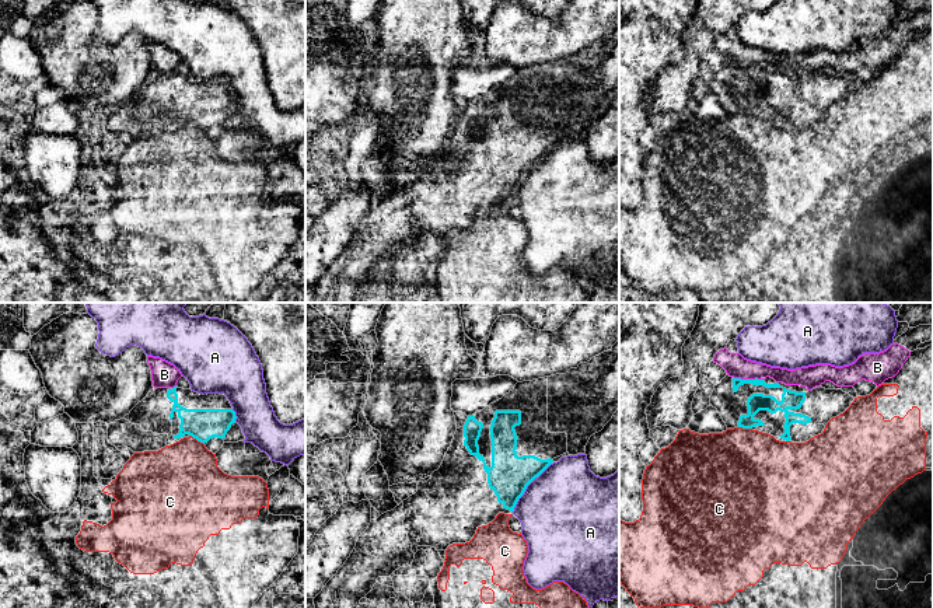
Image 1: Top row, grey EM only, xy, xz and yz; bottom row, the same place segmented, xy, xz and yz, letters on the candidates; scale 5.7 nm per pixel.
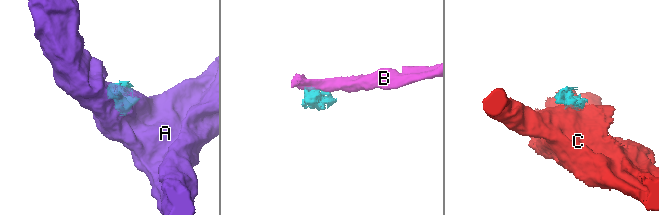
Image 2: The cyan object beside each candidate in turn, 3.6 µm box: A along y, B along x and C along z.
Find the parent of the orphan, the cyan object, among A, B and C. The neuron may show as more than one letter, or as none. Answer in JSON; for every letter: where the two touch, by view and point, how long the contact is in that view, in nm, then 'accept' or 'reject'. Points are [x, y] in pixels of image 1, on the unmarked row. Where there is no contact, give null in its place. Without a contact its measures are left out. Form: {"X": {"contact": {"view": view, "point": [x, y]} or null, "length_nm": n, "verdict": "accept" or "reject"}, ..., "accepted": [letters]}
{"A": {"contact": {"view": "xz", "point": [526, 174]}, "length_nm": 360, "verdict": "reject"}, "B": {"contact": {"view": "yz", "point": [748, 66]}, "length_nm": 180, "verdict": "reject"}, "C": {"contact": {"view": "xy", "point": [196, 125]}, "length_nm": 110, "verdict": "reject"}, "accepted": []}

